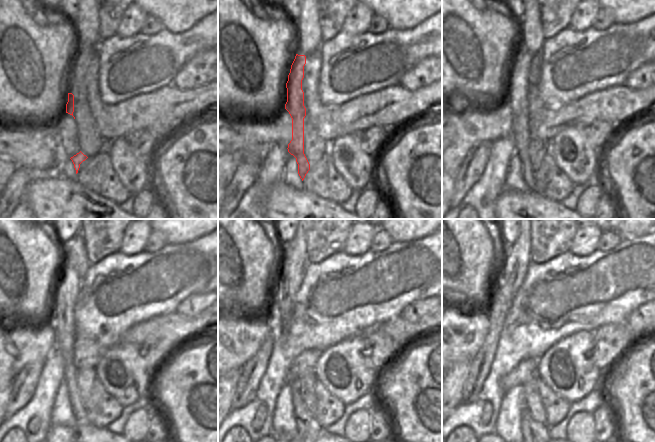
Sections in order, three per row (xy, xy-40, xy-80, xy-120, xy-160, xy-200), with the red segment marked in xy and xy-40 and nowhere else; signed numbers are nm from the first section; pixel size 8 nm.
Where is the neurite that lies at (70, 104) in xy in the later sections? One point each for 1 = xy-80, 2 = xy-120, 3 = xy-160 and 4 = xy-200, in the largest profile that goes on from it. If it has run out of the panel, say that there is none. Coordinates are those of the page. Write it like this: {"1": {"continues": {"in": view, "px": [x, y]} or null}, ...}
{"1": {"continues": {"in": "xy-80", "px": [516, 102]}}, "2": {"continues": {"in": "xy-120", "px": [62, 321]}}, "3": {"continues": {"in": "xy-160", "px": [295, 263]}}, "4": {"continues": {"in": "xy-200", "px": [516, 259]}}}

